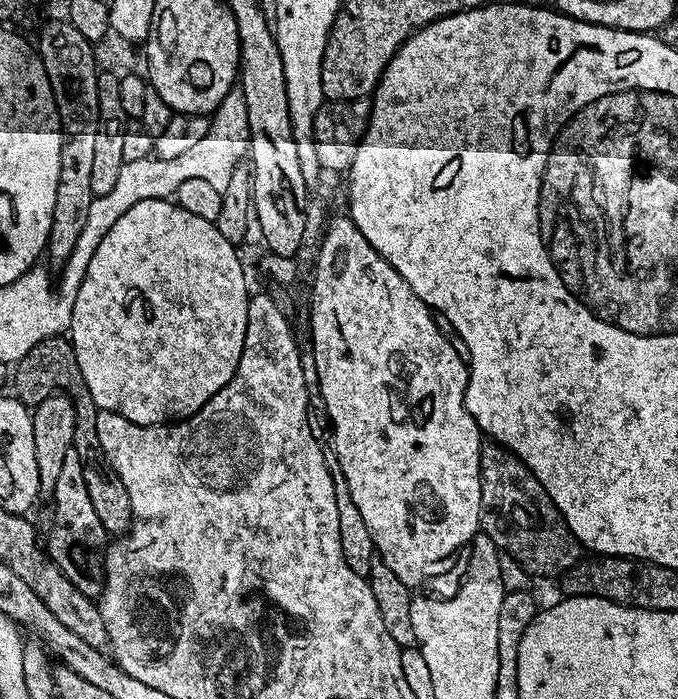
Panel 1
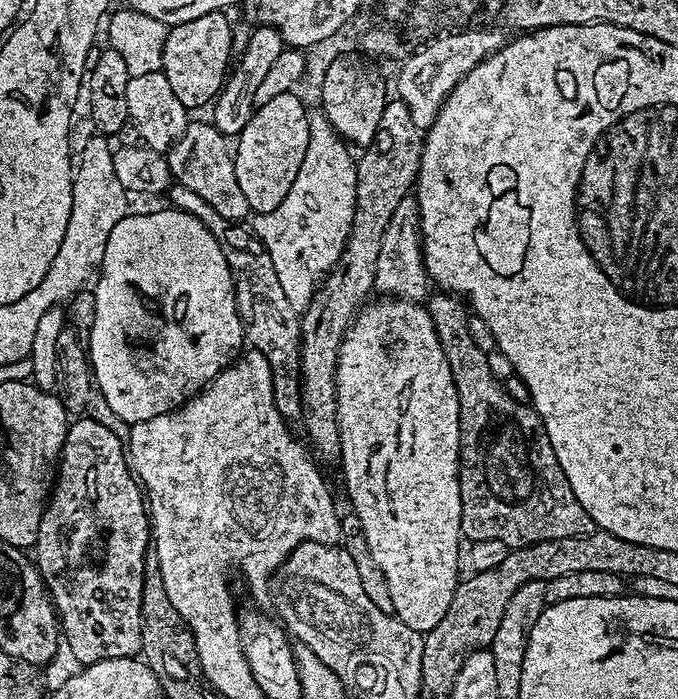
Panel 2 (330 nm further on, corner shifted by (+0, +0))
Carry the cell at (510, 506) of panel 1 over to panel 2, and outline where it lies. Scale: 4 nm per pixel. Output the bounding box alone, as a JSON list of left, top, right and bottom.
[426,291,597,550]

